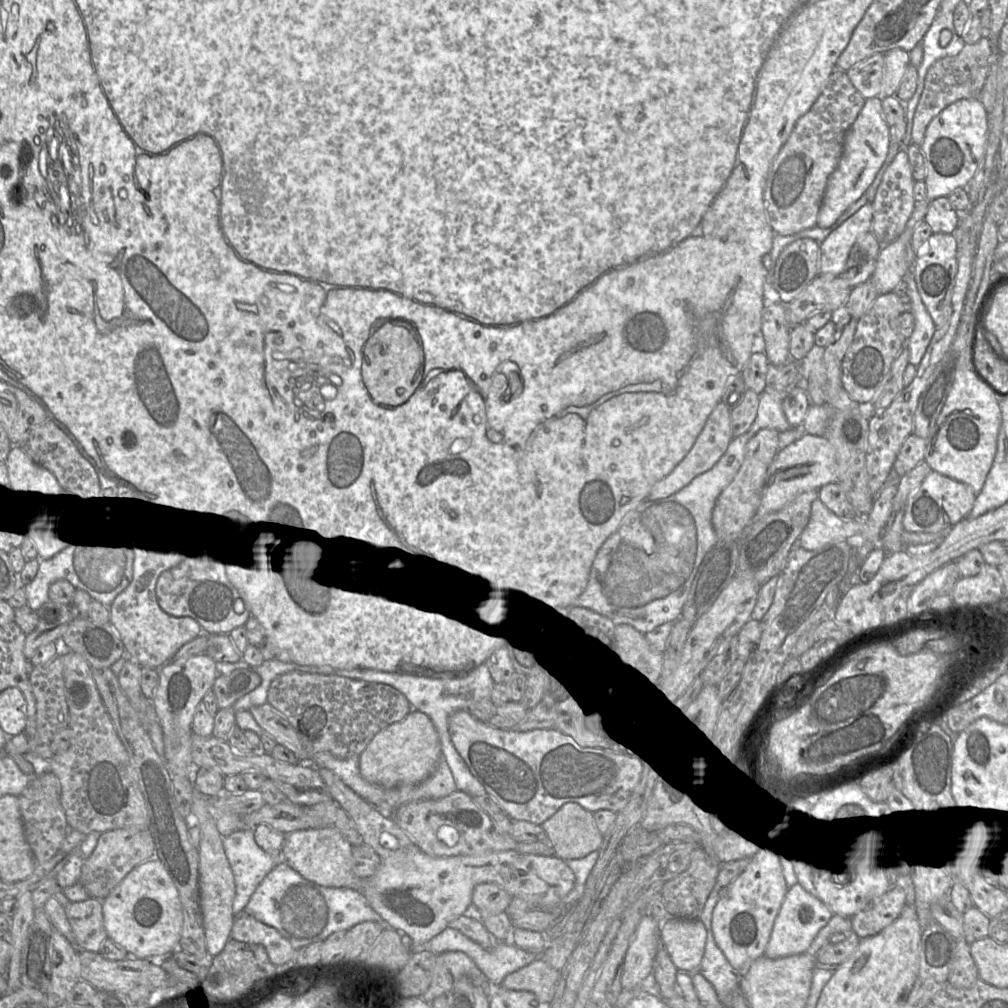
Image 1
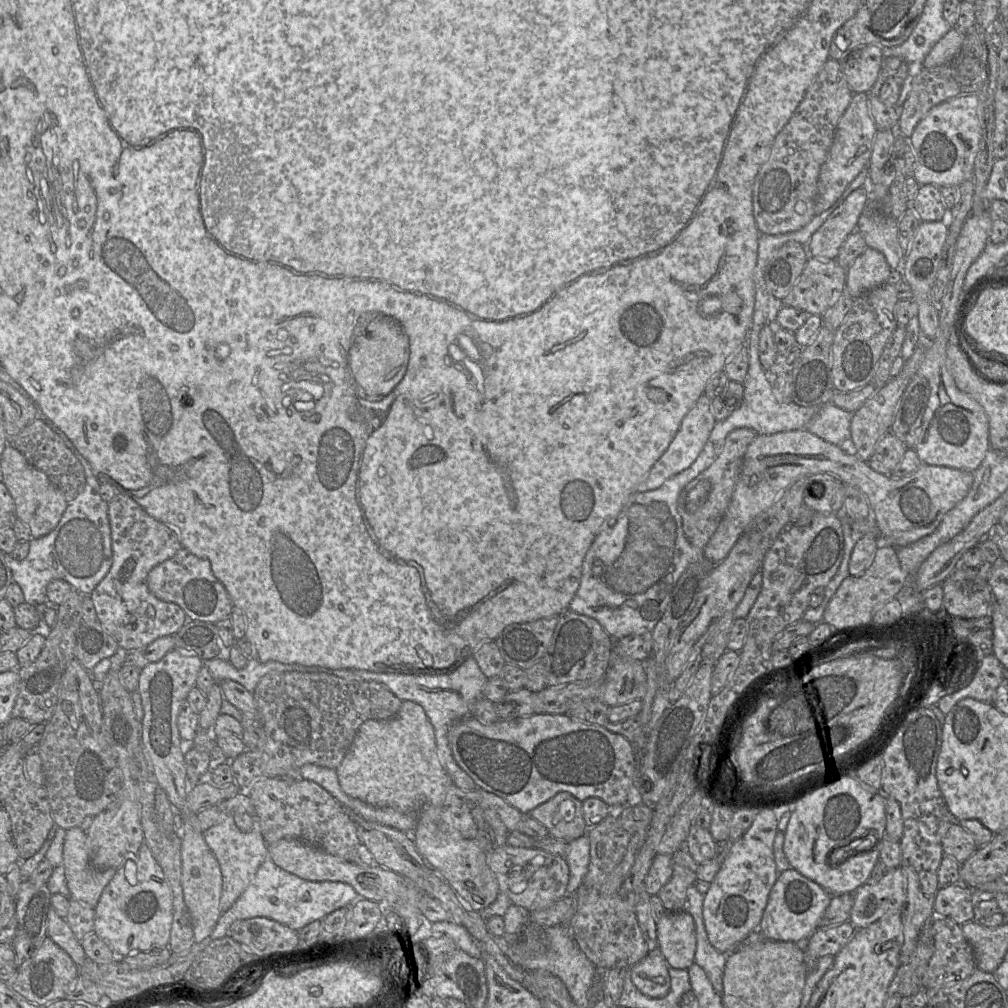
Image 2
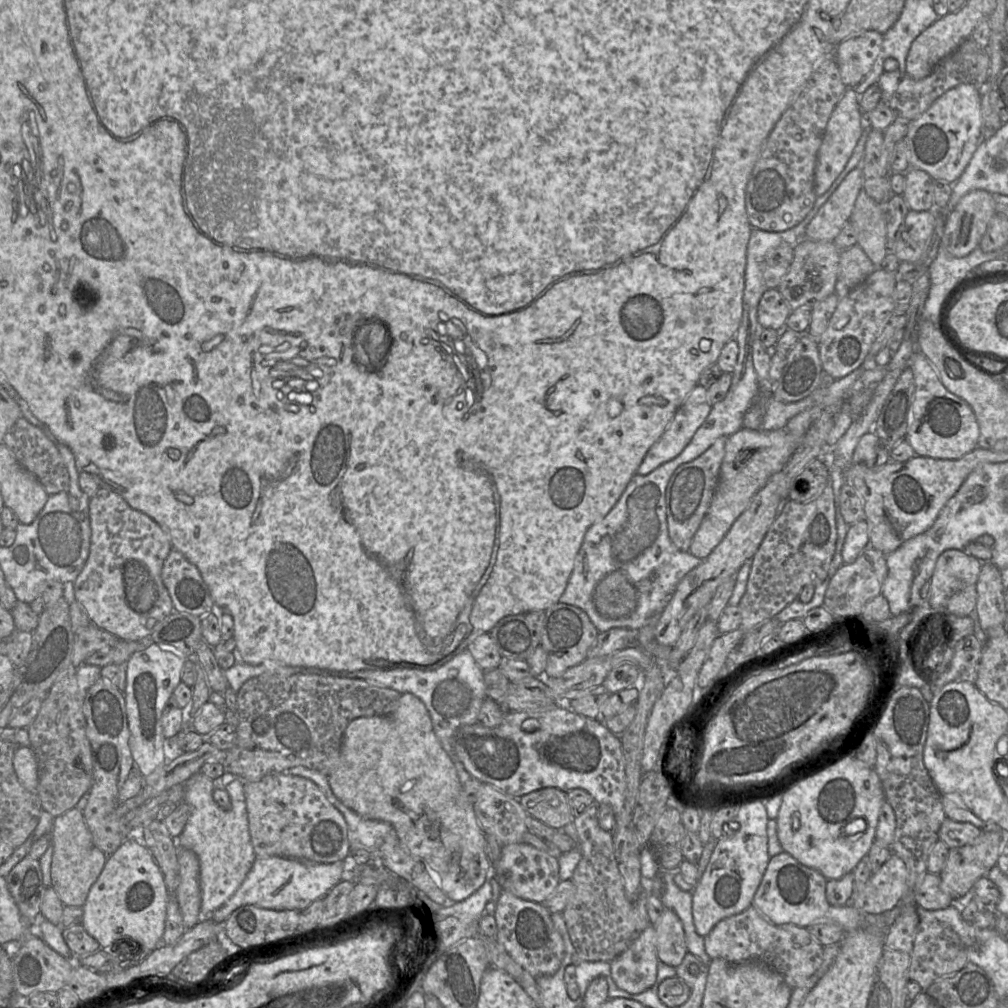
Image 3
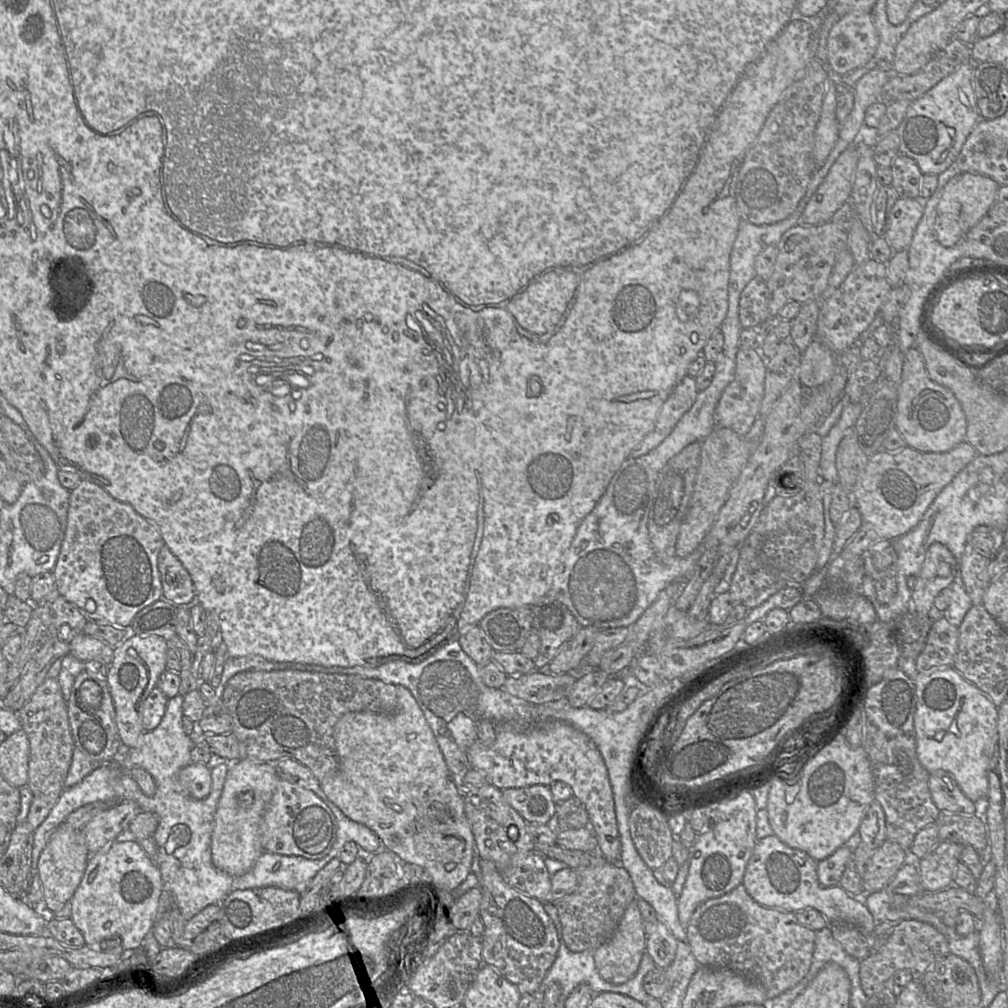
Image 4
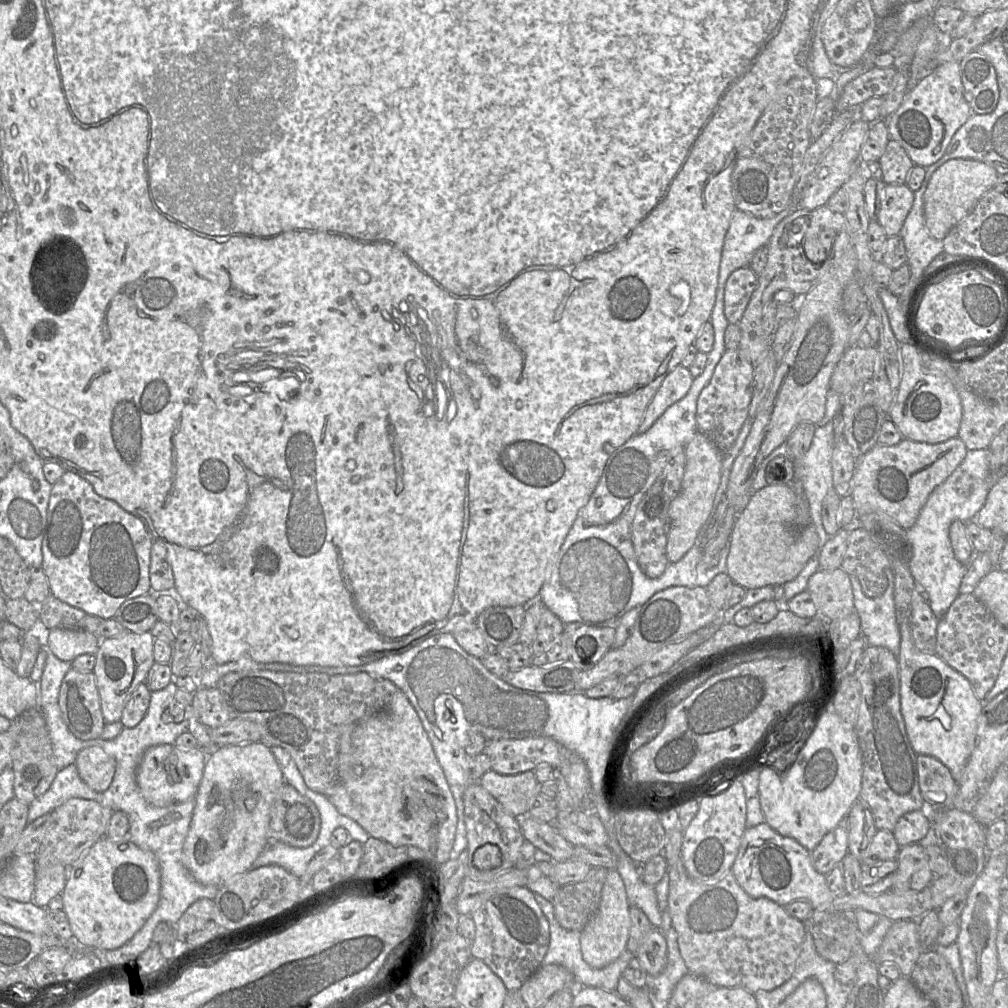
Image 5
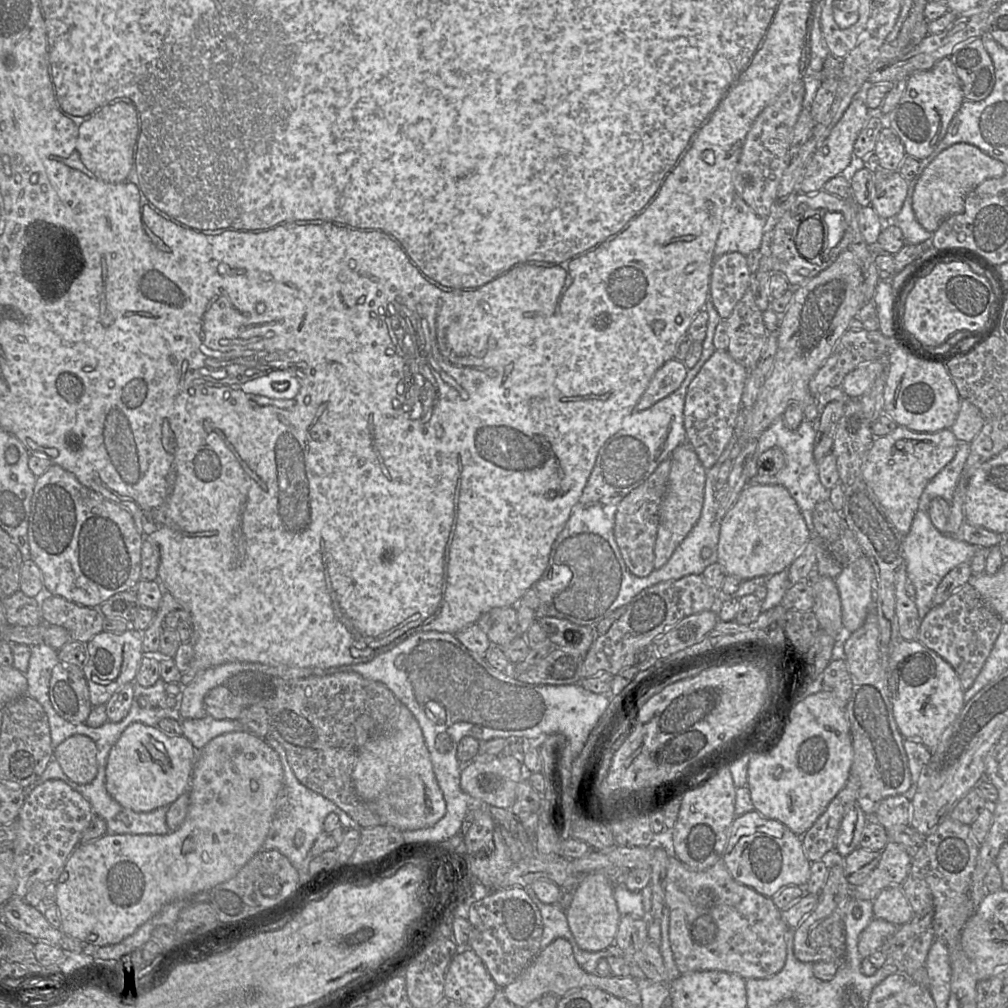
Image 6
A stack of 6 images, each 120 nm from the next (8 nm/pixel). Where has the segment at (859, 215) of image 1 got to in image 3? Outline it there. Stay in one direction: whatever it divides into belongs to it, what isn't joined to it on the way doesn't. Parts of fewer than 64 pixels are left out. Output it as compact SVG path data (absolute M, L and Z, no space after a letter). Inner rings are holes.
M862 167L850 171L835 191L823 203L806 227L807 239L834 242L849 221L857 196L863 187Z

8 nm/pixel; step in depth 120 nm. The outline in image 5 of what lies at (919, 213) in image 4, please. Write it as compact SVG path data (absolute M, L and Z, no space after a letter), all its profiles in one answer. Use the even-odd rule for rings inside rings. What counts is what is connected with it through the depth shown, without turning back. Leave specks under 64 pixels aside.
M885 184L877 187L876 219L886 235L900 235L914 202L914 192L906 184Z

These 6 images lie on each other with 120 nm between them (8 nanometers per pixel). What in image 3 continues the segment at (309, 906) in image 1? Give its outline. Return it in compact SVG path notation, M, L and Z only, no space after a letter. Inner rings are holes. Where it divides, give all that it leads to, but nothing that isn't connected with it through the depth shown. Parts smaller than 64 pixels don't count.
M281 856L256 857L236 892L210 918L218 924L223 924L234 910L244 905L272 910L304 909L343 880L343 869L343 861L315 863Z

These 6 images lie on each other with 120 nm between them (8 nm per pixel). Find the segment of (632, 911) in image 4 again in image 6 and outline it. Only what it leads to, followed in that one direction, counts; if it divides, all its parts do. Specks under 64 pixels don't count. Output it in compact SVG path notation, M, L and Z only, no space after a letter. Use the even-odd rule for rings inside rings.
M604 873L583 876L576 887L565 916L571 933L582 950L598 952L608 948L615 941L621 914L614 899L611 879Z

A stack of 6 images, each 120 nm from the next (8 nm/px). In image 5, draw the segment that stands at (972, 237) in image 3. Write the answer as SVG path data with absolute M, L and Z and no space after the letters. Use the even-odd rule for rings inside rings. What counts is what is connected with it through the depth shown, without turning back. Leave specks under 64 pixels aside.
M950 159L933 172L923 194L923 214L930 234L942 241L955 225L972 212L978 201L997 185L999 176L991 166L972 159Z

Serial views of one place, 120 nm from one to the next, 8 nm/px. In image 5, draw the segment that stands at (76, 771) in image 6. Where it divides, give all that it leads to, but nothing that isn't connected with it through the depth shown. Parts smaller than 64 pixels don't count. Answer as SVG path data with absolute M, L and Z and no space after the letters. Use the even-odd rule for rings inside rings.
M98 746L82 749L74 765L83 782L96 792L103 792L109 788L116 771L115 759Z

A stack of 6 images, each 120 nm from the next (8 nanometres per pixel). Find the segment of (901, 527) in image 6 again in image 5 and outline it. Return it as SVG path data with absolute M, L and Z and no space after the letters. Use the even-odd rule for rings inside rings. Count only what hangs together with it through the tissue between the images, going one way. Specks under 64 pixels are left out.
M958 437L939 444L903 438L893 446L876 445L857 459L851 480L851 497L857 518L869 514L886 516L903 529L910 529L930 494L962 463L967 451L967 447Z

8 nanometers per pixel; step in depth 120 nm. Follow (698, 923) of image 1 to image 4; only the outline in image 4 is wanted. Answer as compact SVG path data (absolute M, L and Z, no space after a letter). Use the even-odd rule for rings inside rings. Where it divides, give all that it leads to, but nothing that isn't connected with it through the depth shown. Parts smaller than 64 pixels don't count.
M661 922L647 936L646 953L651 956L657 968L668 968L675 959L678 940Z

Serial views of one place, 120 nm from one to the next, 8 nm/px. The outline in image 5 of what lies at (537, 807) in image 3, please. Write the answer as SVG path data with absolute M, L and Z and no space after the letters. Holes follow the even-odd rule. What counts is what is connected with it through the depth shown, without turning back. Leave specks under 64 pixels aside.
M533 770L513 775L487 771L478 783L489 792L513 816L529 815L531 800L540 793L541 783Z

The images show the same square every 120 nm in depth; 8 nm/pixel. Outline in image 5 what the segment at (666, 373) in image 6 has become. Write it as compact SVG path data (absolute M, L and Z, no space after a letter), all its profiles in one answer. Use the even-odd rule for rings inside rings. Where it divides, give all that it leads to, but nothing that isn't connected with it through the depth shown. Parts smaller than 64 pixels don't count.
M682 365L670 371L653 395L652 402L643 411L642 422L636 435L650 429L671 405L684 398L691 388L693 379L689 369Z

